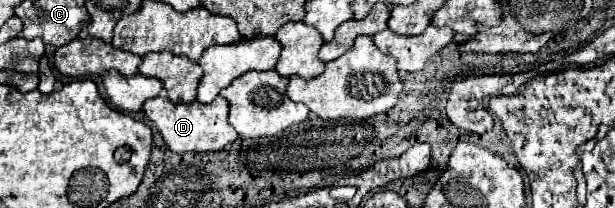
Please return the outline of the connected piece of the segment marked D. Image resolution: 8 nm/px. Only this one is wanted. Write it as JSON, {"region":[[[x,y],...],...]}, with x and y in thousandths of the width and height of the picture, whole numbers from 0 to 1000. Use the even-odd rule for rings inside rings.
{"region":[[[359,457],[350,466],[350,486],[343,495],[278,495],[268,466],[249,466],[239,476],[233,495],[233,543],[249,582],[249,601],[259,620],[268,697],[281,726],[281,736],[327,736],[327,726],[353,726],[363,716],[369,688],[382,678],[389,649],[385,630],[369,591],[369,476],[363,476]]]}

